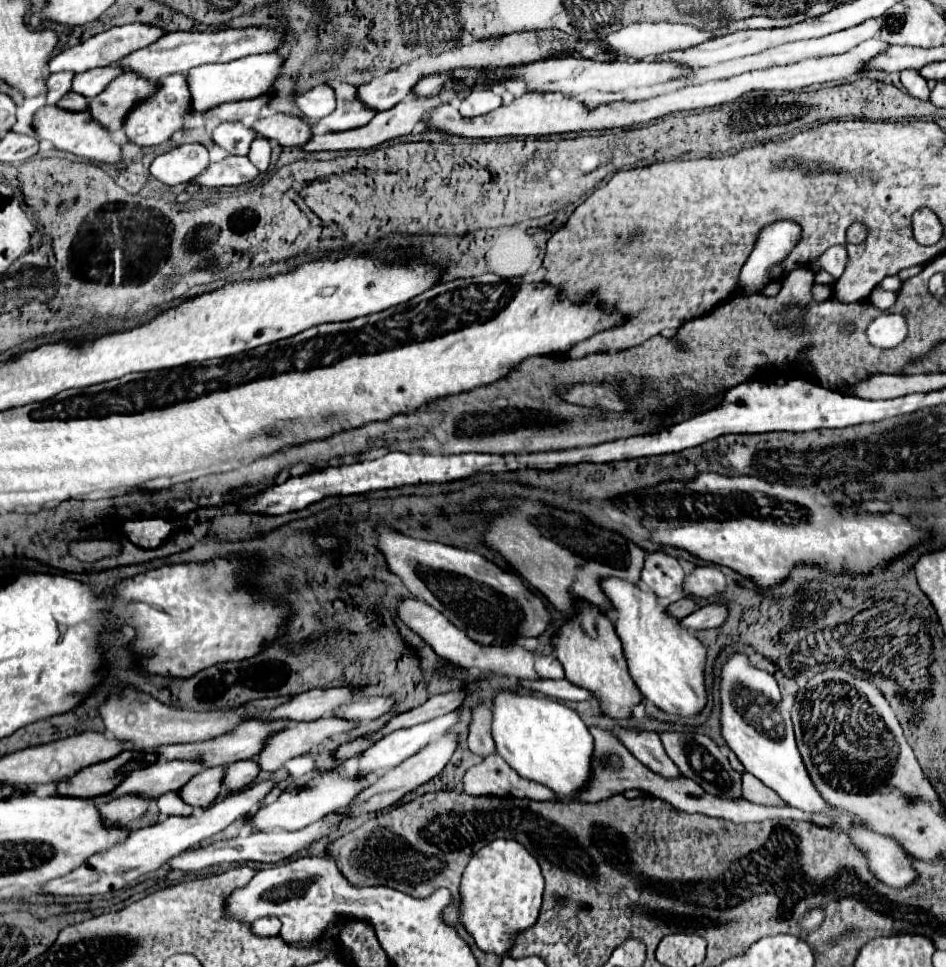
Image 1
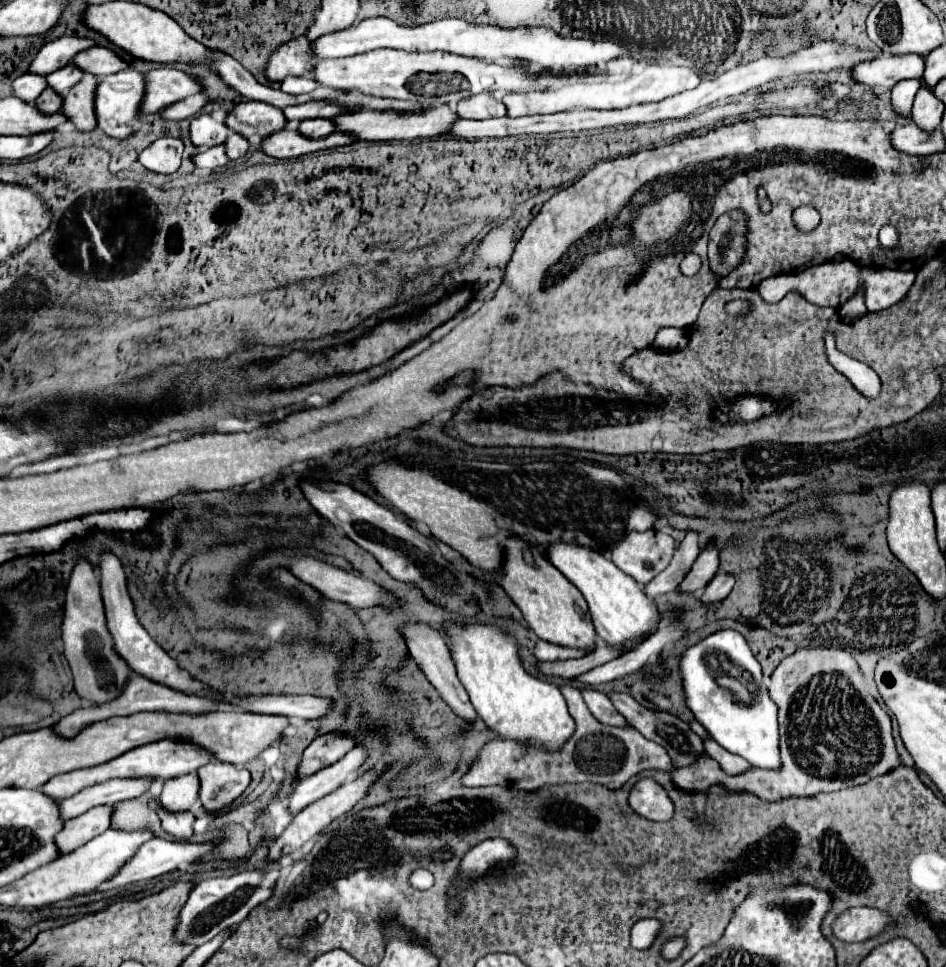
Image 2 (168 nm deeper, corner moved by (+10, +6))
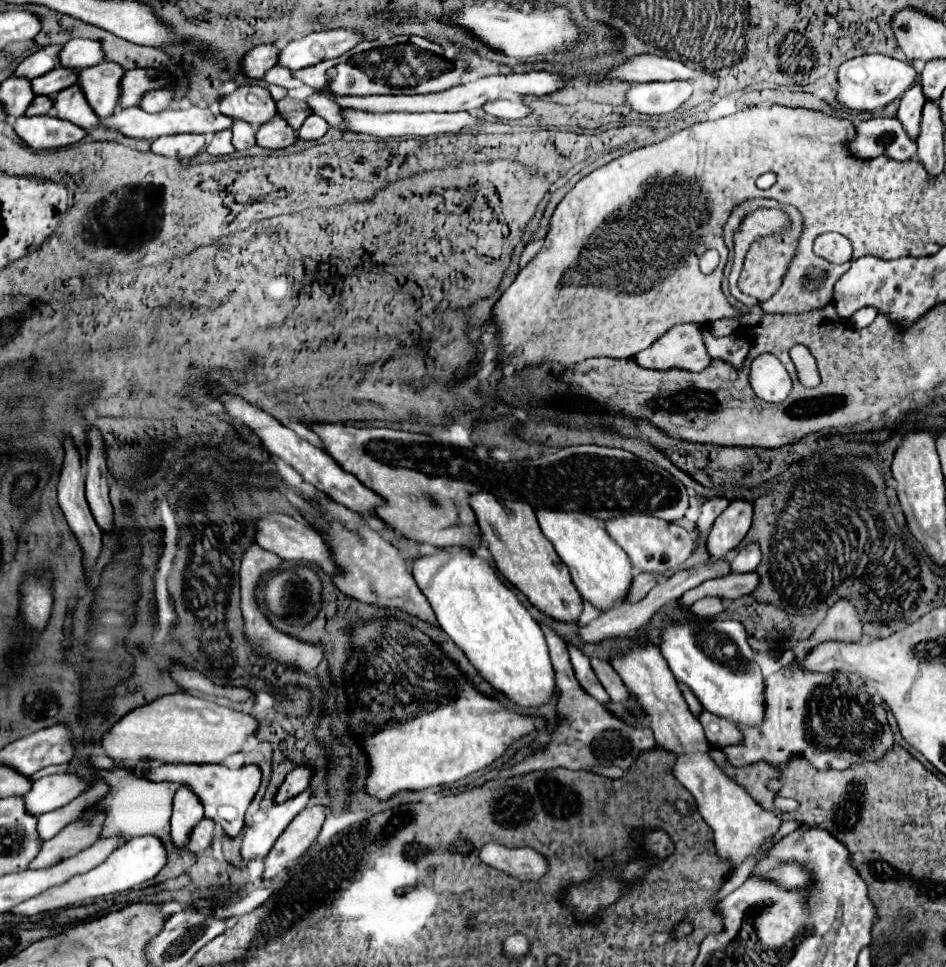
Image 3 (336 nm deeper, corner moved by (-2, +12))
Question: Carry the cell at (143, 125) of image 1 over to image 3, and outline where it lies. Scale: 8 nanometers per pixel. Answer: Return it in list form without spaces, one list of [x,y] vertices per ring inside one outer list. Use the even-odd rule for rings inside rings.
[[[102,61],[100,65],[80,69],[78,87],[82,89],[88,105],[98,117],[112,115],[120,99],[120,79],[124,69],[112,61]]]

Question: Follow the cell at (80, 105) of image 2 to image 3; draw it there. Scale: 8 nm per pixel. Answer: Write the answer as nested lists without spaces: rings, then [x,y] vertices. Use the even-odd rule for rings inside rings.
[[[72,85],[68,89],[62,89],[54,97],[54,109],[60,119],[68,119],[74,125],[82,125],[84,129],[92,129],[98,123],[96,113],[92,113],[90,105],[86,103],[82,91],[78,85]]]

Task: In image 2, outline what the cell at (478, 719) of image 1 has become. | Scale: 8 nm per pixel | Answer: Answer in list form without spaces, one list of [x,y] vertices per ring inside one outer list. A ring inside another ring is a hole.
[[[406,625],[402,631],[408,639],[408,649],[410,649],[412,659],[416,661],[420,671],[426,675],[426,679],[432,683],[432,687],[440,693],[440,697],[448,703],[448,707],[458,717],[462,717],[466,723],[474,725],[476,723],[476,711],[468,699],[468,693],[464,691],[464,685],[460,683],[460,679],[456,675],[456,665],[454,665],[454,659],[452,659],[452,653],[450,653],[446,641],[438,635],[438,631],[426,627],[426,625]]]

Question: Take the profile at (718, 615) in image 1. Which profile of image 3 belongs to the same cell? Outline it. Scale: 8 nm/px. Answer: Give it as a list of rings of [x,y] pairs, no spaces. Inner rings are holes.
[[[754,541],[740,547],[736,557],[732,559],[732,571],[738,571],[738,573],[748,573],[748,571],[754,571],[762,561],[762,553],[760,553],[760,545],[756,545]]]

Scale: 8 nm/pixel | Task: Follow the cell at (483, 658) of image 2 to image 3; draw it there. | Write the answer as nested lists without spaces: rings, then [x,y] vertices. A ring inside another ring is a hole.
[[[460,547],[456,553],[436,551],[432,555],[420,555],[410,561],[414,581],[432,605],[440,627],[466,653],[466,657],[486,681],[490,681],[500,693],[504,693],[522,707],[546,703],[554,695],[556,683],[544,635],[528,609],[516,597],[516,593],[498,577],[496,569],[488,563],[488,559],[478,553],[480,551],[474,551],[472,547]]]

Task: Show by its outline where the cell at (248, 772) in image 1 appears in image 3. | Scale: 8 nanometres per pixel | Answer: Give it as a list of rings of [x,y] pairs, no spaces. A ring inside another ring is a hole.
[[[104,755],[104,769],[108,769],[108,771],[122,769],[130,775],[140,775],[150,781],[176,781],[180,785],[186,785],[188,789],[192,789],[196,793],[196,797],[200,797],[200,803],[204,805],[204,817],[218,823],[224,829],[226,837],[230,837],[230,839],[240,835],[240,831],[244,827],[244,813],[246,813],[252,797],[256,795],[256,791],[260,787],[260,777],[262,777],[260,769],[256,765],[228,769],[222,765],[182,765],[180,763],[180,765],[154,765],[154,767],[146,767],[146,769],[136,769],[132,765],[114,761],[106,755]]]

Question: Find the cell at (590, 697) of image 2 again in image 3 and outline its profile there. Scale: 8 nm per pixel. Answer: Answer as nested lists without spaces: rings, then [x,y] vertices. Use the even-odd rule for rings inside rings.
[[[568,643],[568,653],[570,653],[570,663],[572,663],[572,667],[574,667],[574,675],[576,675],[578,683],[582,685],[582,689],[584,689],[588,695],[592,695],[594,699],[598,699],[600,703],[608,703],[610,697],[608,697],[608,693],[604,691],[604,687],[600,685],[598,677],[594,675],[588,657],[586,657],[576,645],[572,645],[572,643]]]

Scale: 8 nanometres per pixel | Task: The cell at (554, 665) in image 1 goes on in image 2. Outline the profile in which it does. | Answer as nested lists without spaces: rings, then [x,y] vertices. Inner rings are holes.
[[[538,641],[534,647],[534,657],[538,661],[560,661],[560,659],[574,659],[574,657],[582,657],[580,651],[574,649],[564,649],[564,647],[556,647],[552,643],[546,641]]]

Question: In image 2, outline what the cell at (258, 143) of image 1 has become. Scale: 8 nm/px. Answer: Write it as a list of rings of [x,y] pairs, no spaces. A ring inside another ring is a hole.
[[[230,131],[228,139],[226,139],[226,155],[234,161],[234,159],[244,157],[244,153],[246,153],[248,149],[250,149],[248,139],[242,137],[242,135],[238,135],[238,133],[234,133],[234,131]]]

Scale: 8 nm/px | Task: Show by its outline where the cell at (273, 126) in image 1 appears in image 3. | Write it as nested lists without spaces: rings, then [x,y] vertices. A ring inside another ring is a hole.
[[[238,87],[234,93],[220,97],[220,111],[232,119],[262,125],[276,117],[276,103],[264,87]]]

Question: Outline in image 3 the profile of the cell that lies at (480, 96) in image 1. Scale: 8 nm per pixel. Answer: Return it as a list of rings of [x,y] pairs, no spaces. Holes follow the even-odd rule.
[[[494,101],[494,103],[486,103],[484,111],[496,119],[502,121],[514,121],[514,119],[522,119],[526,115],[532,113],[532,109],[528,105],[524,105],[522,101]]]

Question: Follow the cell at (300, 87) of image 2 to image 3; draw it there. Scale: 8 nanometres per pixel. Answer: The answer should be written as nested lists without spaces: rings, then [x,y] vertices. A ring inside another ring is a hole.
[[[272,67],[270,71],[266,71],[264,75],[264,85],[270,87],[270,85],[278,85],[278,87],[284,87],[284,89],[300,89],[302,83],[298,79],[292,79],[292,71],[288,69],[282,69],[282,67]]]

